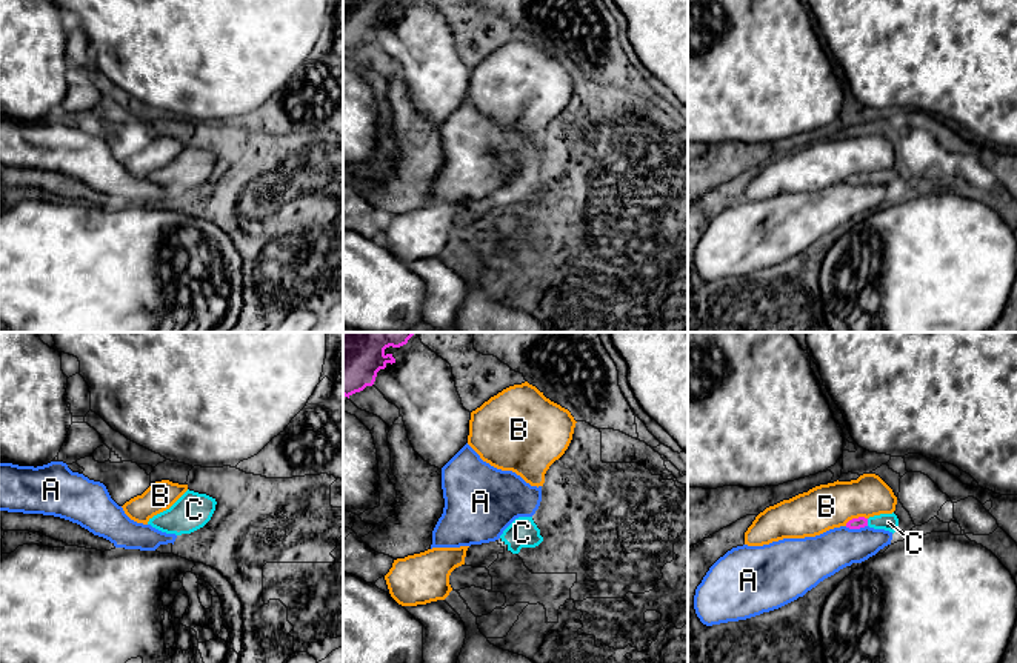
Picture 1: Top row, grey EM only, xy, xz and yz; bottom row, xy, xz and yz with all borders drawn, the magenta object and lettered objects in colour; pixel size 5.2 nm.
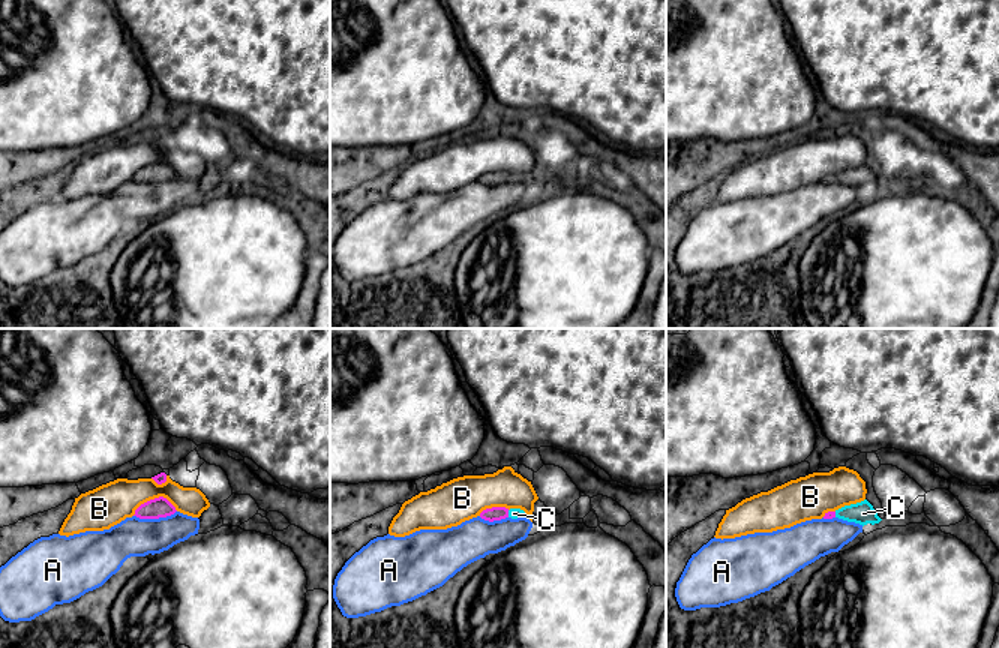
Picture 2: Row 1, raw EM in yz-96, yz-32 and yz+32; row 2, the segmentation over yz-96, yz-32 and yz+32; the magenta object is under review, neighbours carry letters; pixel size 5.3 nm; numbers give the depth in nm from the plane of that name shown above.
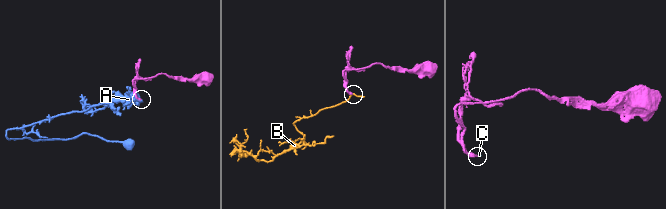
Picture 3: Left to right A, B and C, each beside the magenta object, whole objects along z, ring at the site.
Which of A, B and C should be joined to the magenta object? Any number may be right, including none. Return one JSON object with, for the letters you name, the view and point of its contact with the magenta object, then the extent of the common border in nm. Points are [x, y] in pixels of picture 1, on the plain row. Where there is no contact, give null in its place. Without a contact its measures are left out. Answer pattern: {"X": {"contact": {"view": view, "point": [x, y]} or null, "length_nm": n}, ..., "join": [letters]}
{"C": {"contact": {"view": "yz", "point": [866, 177]}, "length_nm": 40}, "join": ["C"]}

